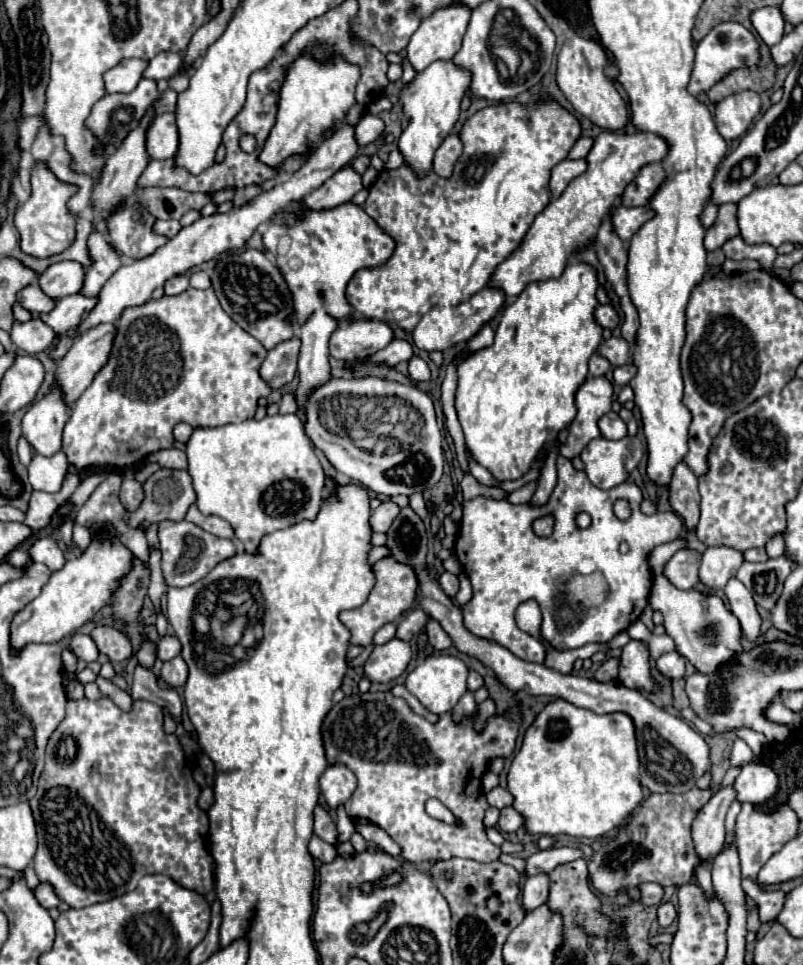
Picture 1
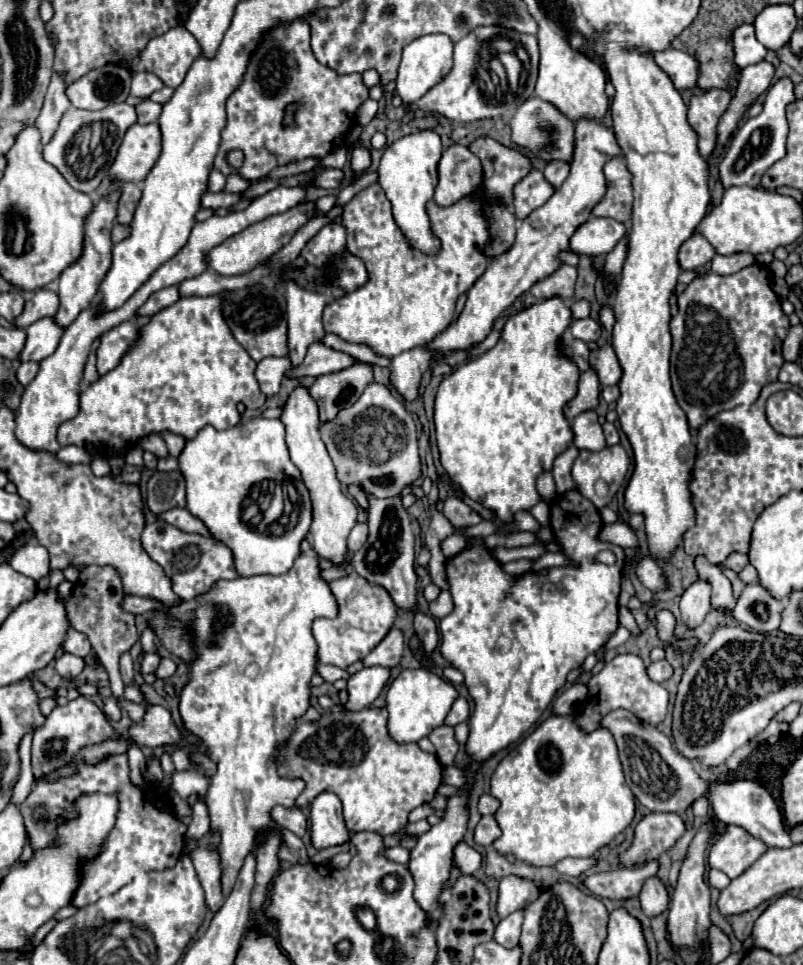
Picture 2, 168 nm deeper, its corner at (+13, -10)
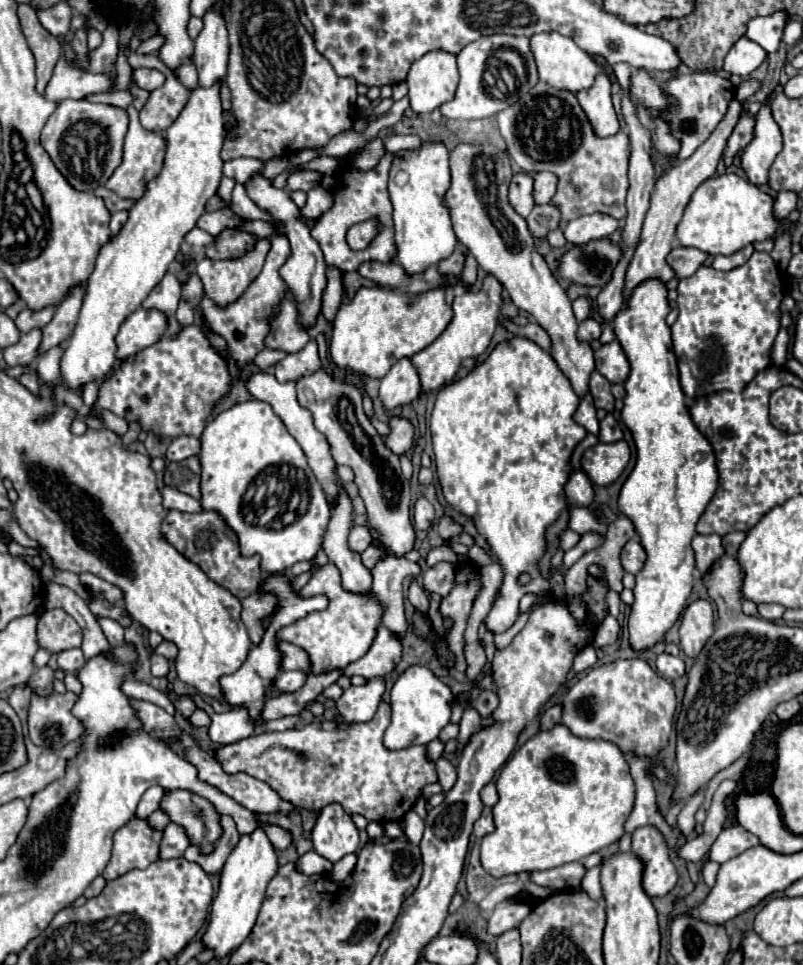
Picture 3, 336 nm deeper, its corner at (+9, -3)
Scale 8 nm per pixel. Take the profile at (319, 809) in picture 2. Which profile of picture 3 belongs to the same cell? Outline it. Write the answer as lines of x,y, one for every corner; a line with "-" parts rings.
330,803
320,811
312,829
312,843
314,851
332,863
356,853
360,847
356,825
338,803

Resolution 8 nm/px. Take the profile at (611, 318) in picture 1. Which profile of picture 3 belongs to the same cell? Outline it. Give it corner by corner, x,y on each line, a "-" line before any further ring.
586,319
586,321
582,321
582,323
578,325
578,341
590,343
590,341
598,339
600,333
602,333
602,327
600,327
600,323
596,323
594,319

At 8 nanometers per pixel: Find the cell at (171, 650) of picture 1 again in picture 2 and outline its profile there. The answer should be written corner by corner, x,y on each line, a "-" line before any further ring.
148,652
148,654
144,656
144,660
142,660
142,670
144,670
146,674
154,674
154,670
158,668
158,664
160,664
160,656
154,654
154,652

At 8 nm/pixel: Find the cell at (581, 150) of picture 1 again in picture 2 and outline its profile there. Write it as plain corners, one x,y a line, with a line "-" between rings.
554,160
554,162
548,162
546,168
544,168
544,176
550,184
554,184
556,188
566,180
570,172
570,164
564,162
564,160

